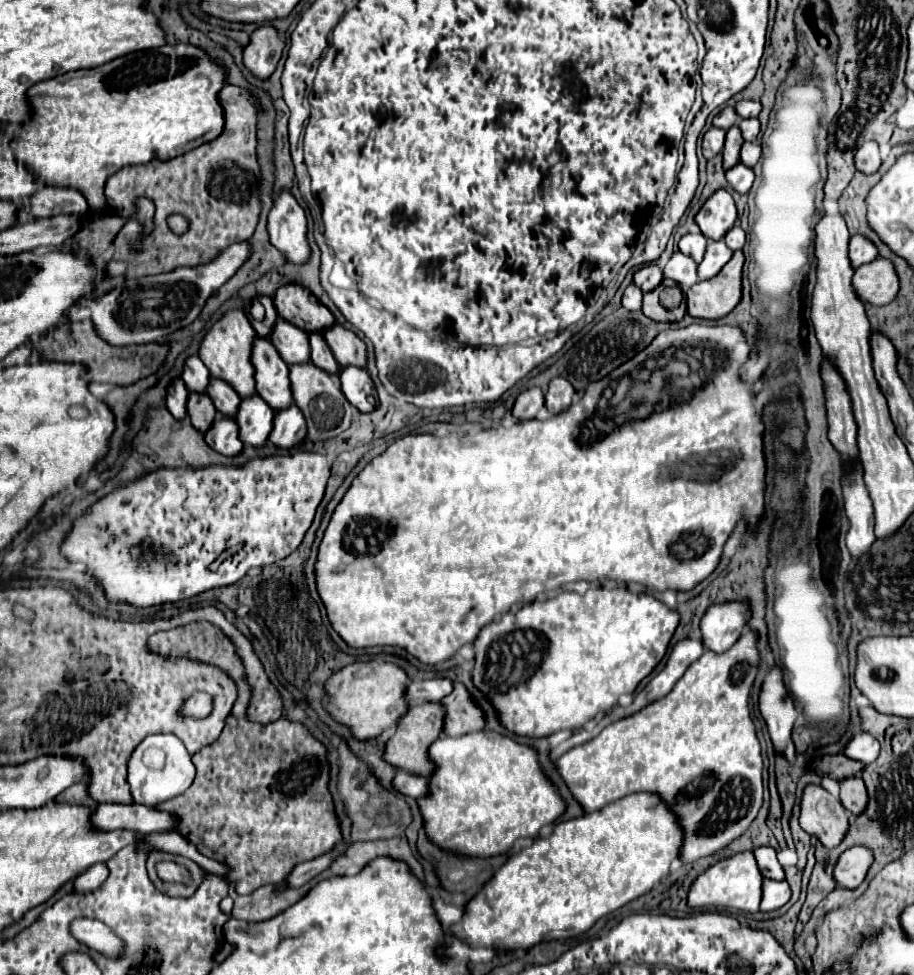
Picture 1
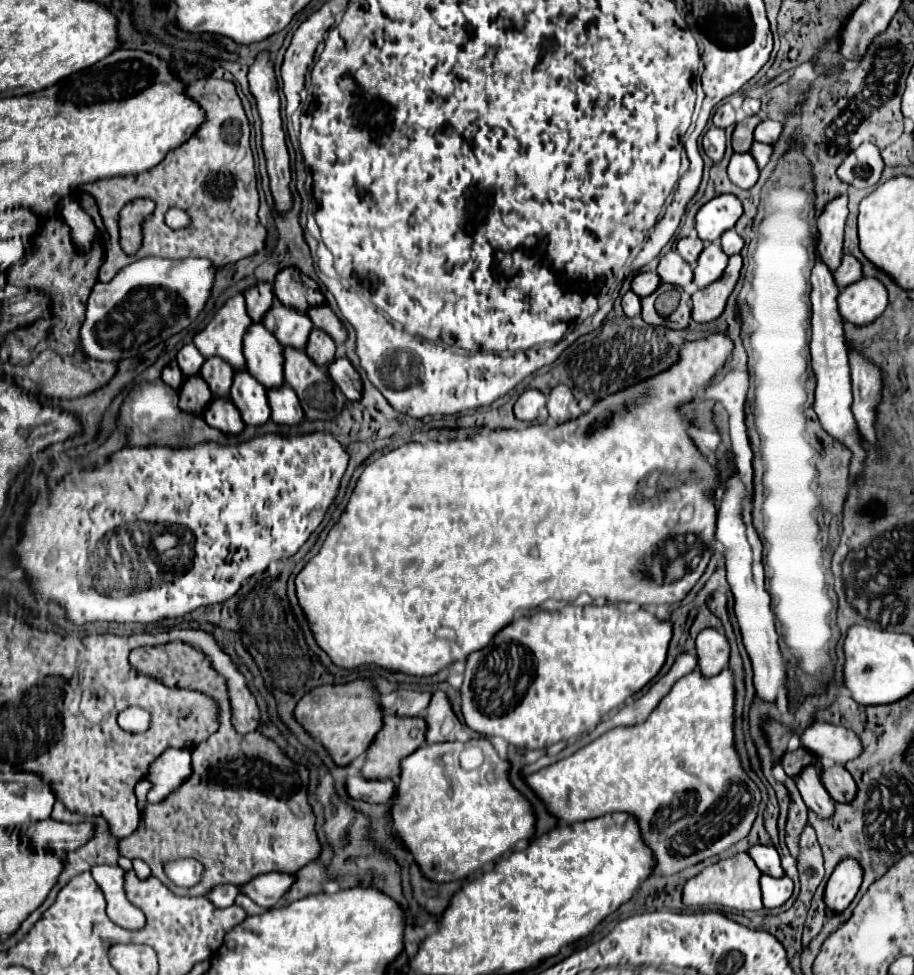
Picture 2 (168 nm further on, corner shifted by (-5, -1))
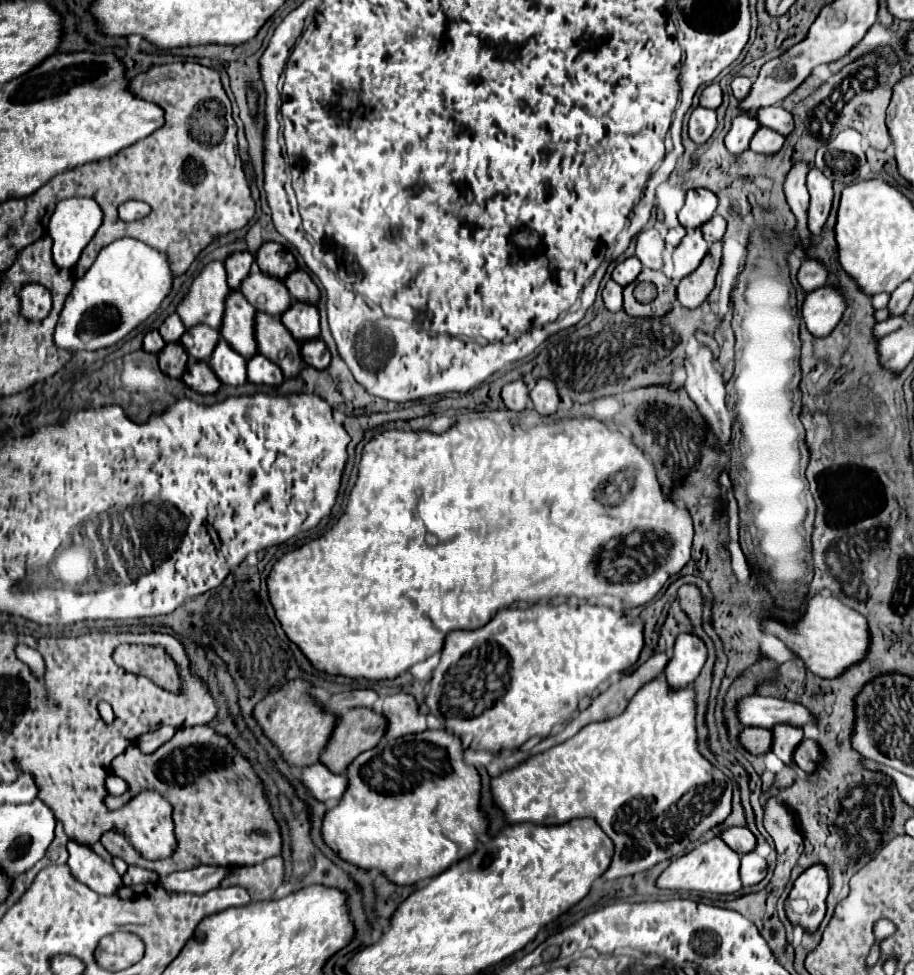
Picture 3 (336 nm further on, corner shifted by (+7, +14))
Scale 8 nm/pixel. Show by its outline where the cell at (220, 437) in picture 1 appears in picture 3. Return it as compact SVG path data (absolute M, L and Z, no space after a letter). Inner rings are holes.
M190 364L182 376L182 380L194 388L196 392L202 392L202 394L214 394L218 388L220 388L220 380L218 376L214 374L214 370L210 368L210 364Z

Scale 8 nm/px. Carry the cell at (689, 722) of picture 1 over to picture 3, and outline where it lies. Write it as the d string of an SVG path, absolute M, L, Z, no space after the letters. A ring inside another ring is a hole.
M652 680L630 700L622 716L588 724L574 738L530 756L520 766L492 778L490 794L494 806L504 814L506 824L564 824L574 818L592 818L610 836L614 856L604 880L632 876L654 864L684 854L706 830L722 824L732 810L734 780L716 770L696 748L694 690L674 692L666 680Z

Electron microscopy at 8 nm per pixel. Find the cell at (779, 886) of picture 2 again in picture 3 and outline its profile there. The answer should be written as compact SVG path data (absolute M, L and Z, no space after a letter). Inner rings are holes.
M748 852L740 856L740 880L742 886L758 884L766 874L766 860L760 858L756 852Z

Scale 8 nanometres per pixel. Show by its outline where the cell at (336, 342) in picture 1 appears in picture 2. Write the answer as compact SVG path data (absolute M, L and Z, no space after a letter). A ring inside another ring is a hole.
M328 305L312 307L310 313L306 313L306 315L312 319L314 327L326 331L326 333L336 341L336 345L344 345L344 343L346 343L346 339L348 339L348 331L344 329L342 321L332 313L332 309L330 309Z

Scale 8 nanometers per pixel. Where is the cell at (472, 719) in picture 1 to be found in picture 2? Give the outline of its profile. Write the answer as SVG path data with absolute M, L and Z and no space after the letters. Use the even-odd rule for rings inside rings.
M434 691L426 711L426 721L428 721L428 733L426 733L428 743L454 741L456 733L462 729L462 723L452 711L450 699L444 691Z

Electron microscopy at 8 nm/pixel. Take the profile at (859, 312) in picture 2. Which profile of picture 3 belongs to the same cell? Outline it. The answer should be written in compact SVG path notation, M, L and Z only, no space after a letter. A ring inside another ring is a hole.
M822 286L810 292L802 304L802 320L812 336L828 336L842 320L846 302L836 286Z

